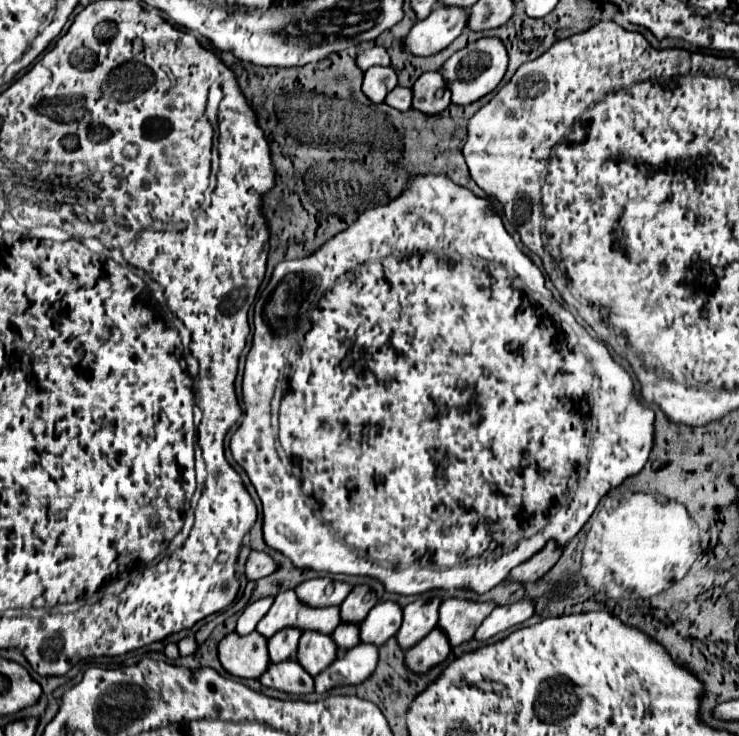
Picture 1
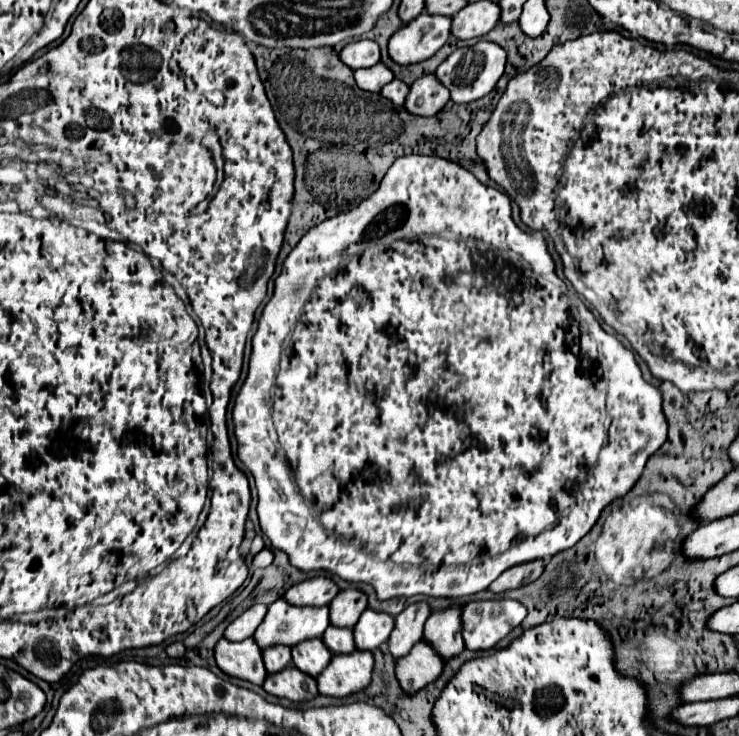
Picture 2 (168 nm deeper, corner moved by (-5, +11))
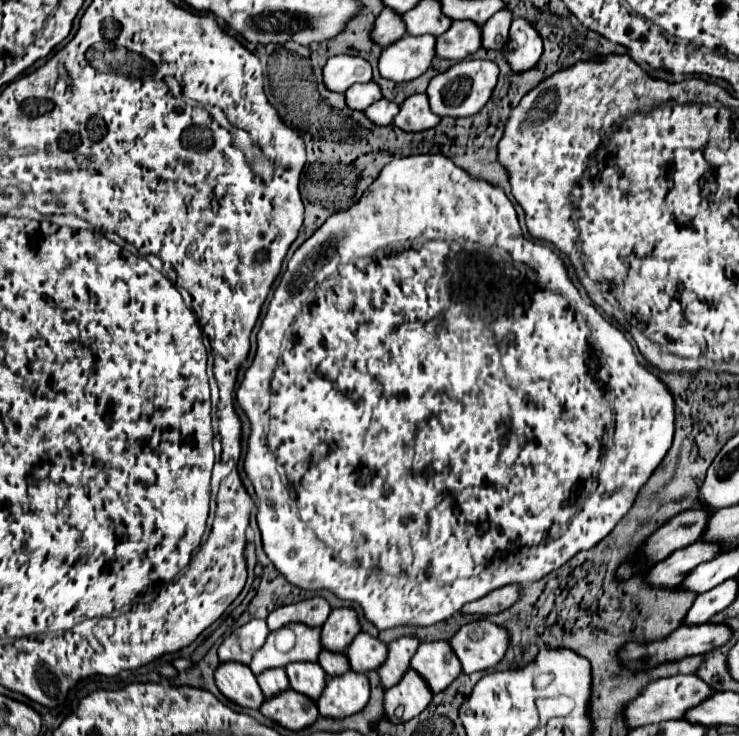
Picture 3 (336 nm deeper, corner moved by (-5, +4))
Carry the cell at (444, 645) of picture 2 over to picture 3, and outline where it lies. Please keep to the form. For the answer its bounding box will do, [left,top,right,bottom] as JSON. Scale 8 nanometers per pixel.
[410,640,462,692]

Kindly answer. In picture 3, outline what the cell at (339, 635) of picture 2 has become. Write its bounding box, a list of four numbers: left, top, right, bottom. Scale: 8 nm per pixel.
[318,650,350,674]

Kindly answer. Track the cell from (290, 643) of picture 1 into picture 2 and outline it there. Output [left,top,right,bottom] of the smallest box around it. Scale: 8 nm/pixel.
[262,645,292,675]

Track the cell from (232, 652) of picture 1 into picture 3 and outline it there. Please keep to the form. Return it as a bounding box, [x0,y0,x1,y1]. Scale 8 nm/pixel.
[216,662,264,708]

